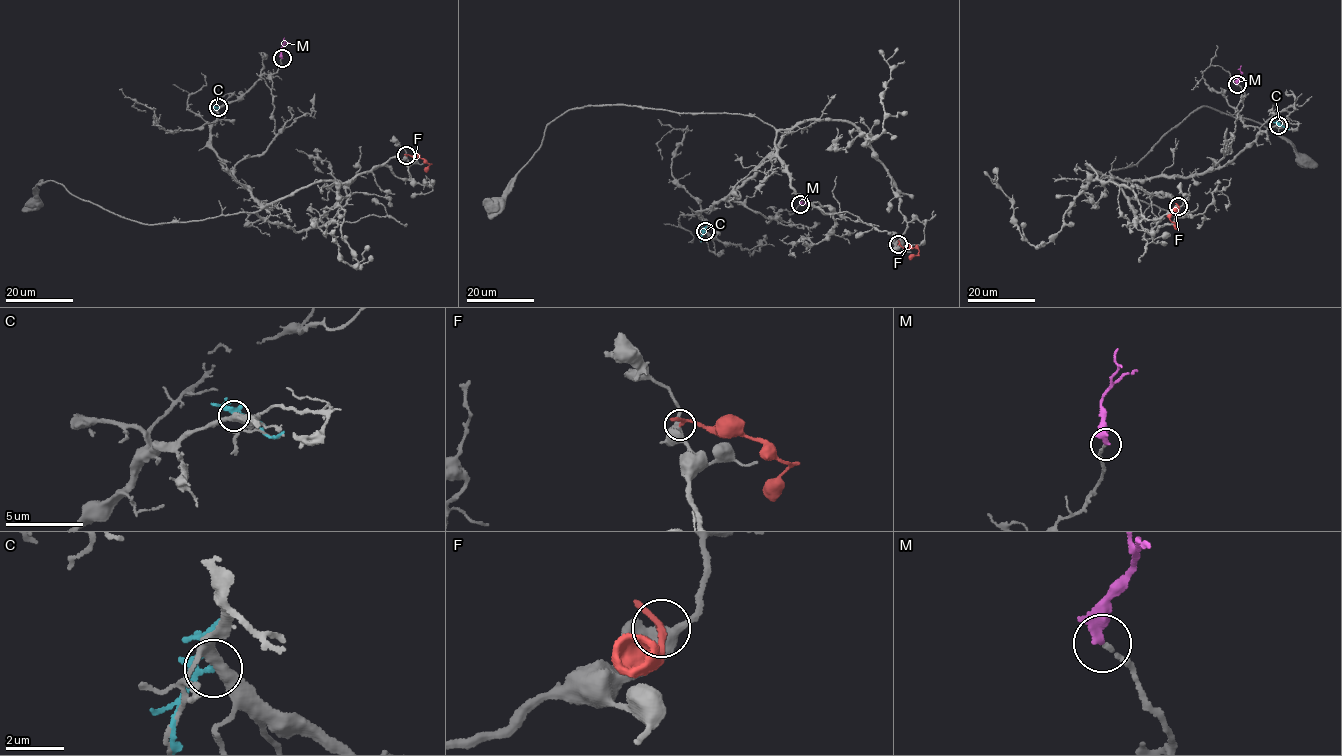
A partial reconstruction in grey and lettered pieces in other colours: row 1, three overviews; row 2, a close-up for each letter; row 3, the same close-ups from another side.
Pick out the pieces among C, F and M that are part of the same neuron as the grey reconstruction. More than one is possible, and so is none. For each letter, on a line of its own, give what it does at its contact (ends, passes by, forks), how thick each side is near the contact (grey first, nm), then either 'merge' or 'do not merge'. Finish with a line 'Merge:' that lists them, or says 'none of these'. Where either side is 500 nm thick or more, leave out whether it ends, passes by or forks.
C: it forks; calibres 400 and 160 nm; do not merge
F: it passes by; calibres 400 and 180 nm; do not merge
M: it passes by; calibres 140 and 280 nm; merge
Merge: M

